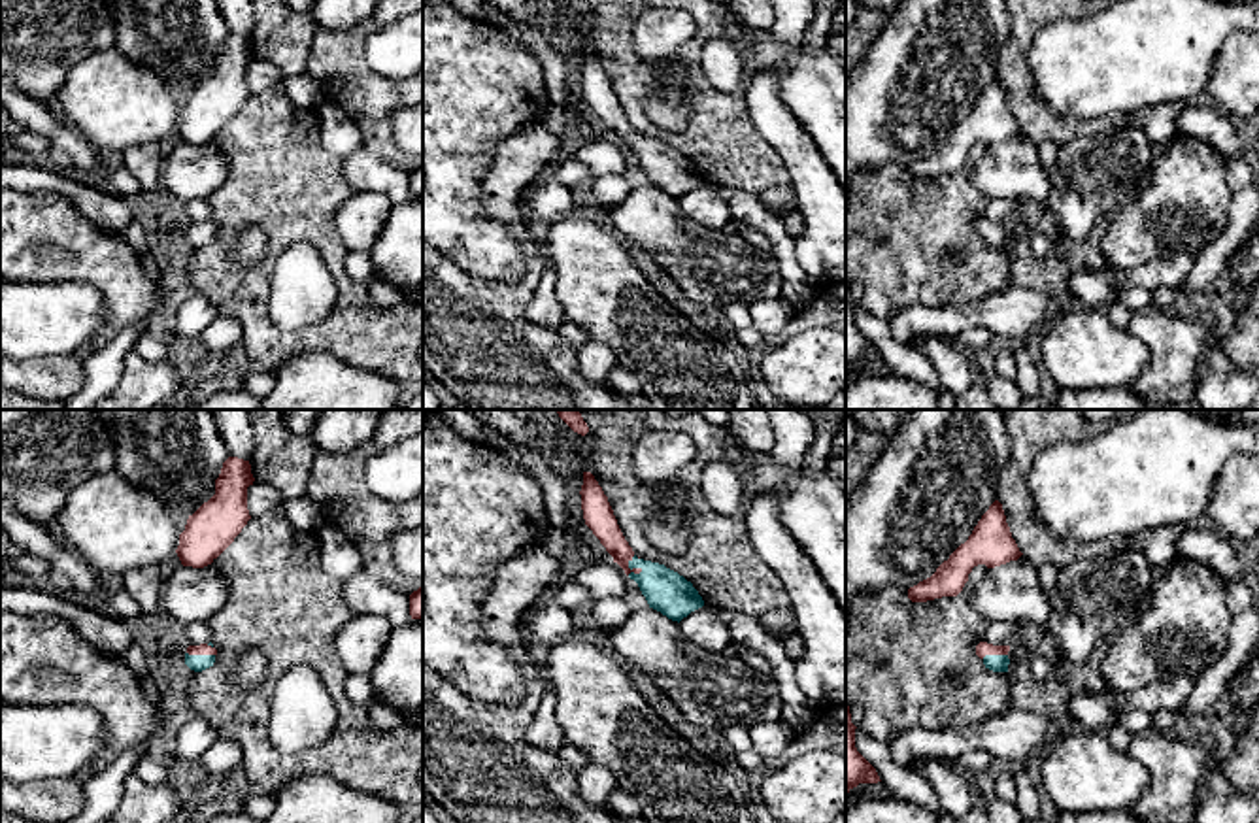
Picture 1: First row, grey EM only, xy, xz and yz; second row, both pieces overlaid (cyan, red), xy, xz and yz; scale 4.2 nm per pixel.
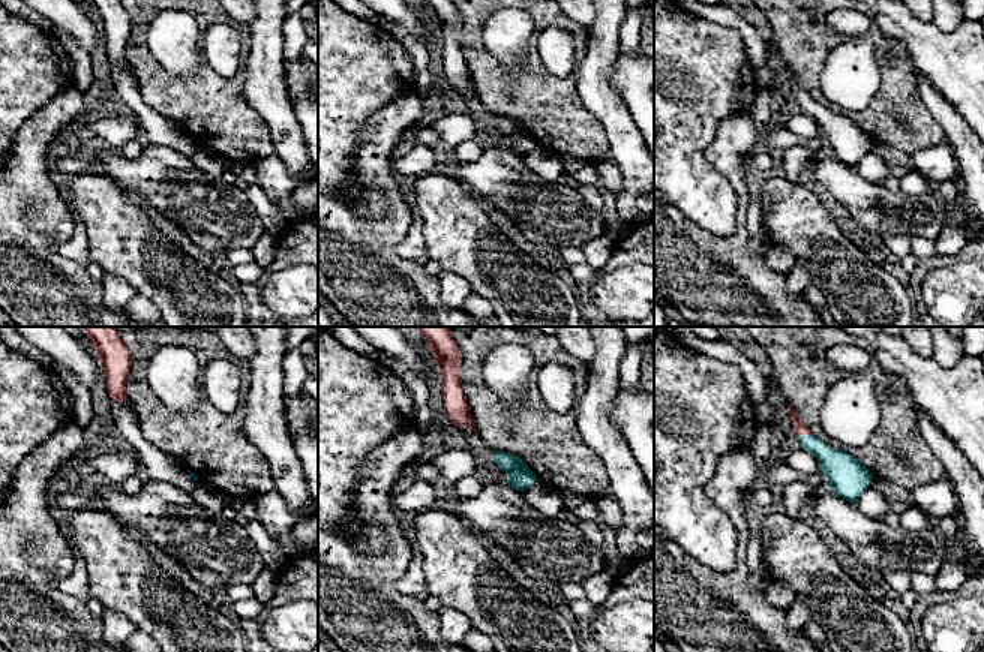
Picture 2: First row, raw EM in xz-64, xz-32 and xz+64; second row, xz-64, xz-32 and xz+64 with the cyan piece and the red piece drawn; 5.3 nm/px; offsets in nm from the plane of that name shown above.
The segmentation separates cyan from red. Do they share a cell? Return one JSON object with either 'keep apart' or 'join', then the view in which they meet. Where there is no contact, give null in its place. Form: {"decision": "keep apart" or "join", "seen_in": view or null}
{"decision": "join", "seen_in": "xz"}

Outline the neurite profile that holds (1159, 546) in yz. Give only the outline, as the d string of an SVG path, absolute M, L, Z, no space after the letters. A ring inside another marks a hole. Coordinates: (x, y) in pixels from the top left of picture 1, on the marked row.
M1159 527L1142 538L1140 547L1155 568L1155 572L1165 572L1178 557L1176 544L1183 532L1183 527Z

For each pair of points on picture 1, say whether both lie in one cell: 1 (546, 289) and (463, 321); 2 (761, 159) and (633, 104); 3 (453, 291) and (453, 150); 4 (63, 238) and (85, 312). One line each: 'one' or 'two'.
1: two
2: one
3: two
4: two

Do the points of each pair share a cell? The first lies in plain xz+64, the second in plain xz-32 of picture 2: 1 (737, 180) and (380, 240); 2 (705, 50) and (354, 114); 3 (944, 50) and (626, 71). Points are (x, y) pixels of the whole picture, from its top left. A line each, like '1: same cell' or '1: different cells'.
1: same cell
2: same cell
3: same cell

